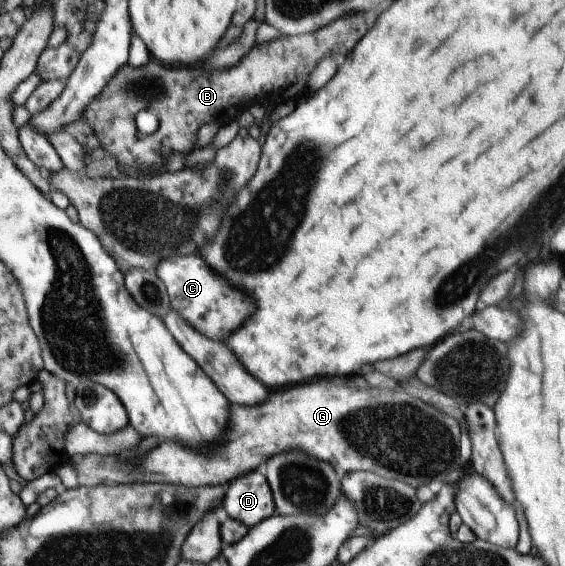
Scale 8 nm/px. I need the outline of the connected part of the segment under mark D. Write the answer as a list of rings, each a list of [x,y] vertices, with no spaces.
[[[262,469],[235,478],[222,500],[229,518],[248,529],[276,513],[273,494]]]

